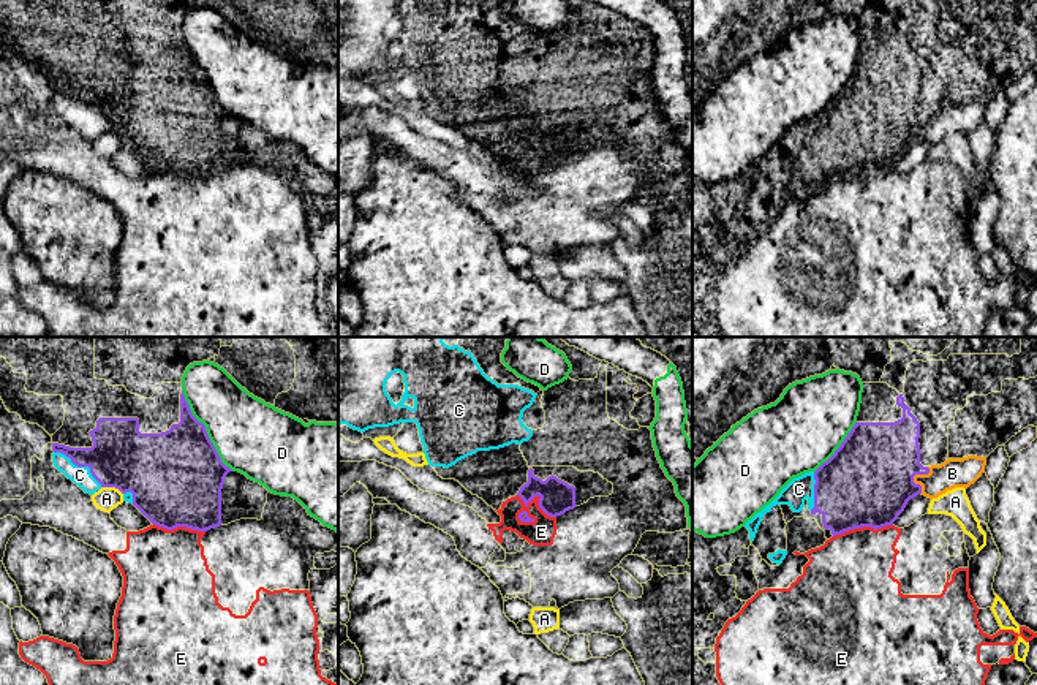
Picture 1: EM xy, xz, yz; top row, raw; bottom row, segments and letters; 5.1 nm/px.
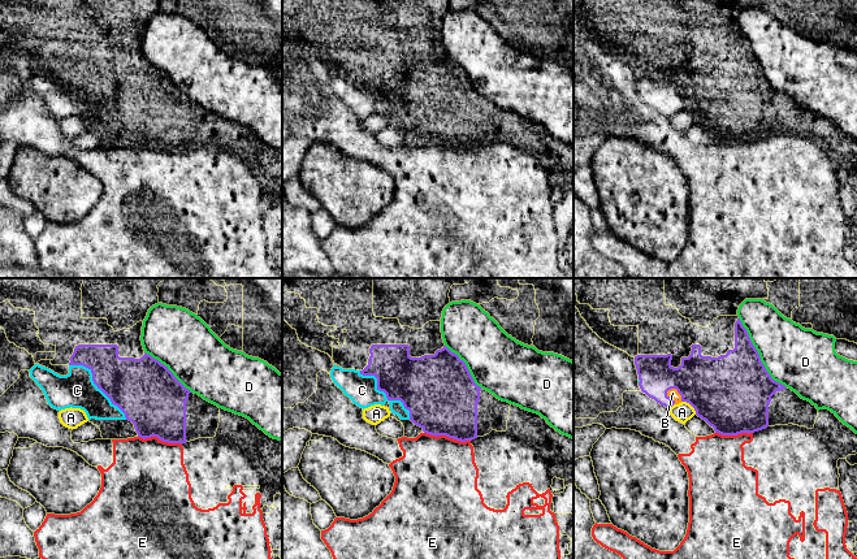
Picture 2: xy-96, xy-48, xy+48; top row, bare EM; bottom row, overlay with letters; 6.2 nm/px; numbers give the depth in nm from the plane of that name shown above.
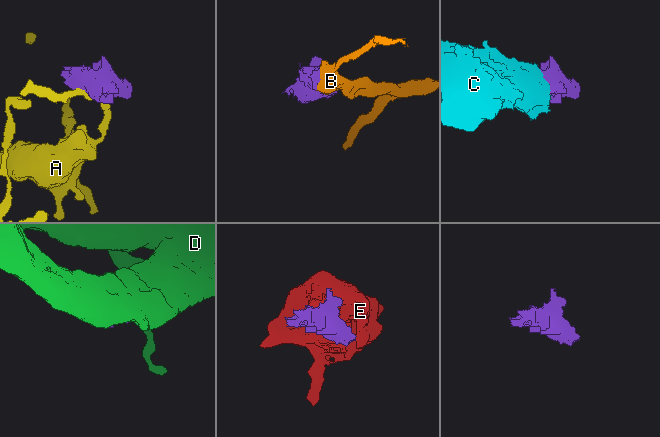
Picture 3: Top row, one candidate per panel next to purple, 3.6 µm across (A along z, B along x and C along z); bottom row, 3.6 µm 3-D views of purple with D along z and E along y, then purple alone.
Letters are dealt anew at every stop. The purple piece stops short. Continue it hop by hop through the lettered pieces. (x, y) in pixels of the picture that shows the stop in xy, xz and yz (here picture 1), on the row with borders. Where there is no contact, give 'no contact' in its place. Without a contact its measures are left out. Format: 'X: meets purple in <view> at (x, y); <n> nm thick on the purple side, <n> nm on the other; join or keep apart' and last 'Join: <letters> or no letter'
A: meets purple in xy at (113, 486); 360 nm thick on the purple side, 120 nm on the other; keep apart
B: meets purple in yz at (914, 475); 460 nm thick on the purple side, 150 nm on the other; join
C: meets purple in xy at (81, 465); 320 nm thick on the purple side, 100 nm on the other; join
D: meets purple in xy at (206, 431); 440 nm thick on the purple side, 380 nm on the other; keep apart
E: meets purple in yz at (862, 526); 460 nm thick on the purple side, 400 nm on the other; keep apart
Join: B, C

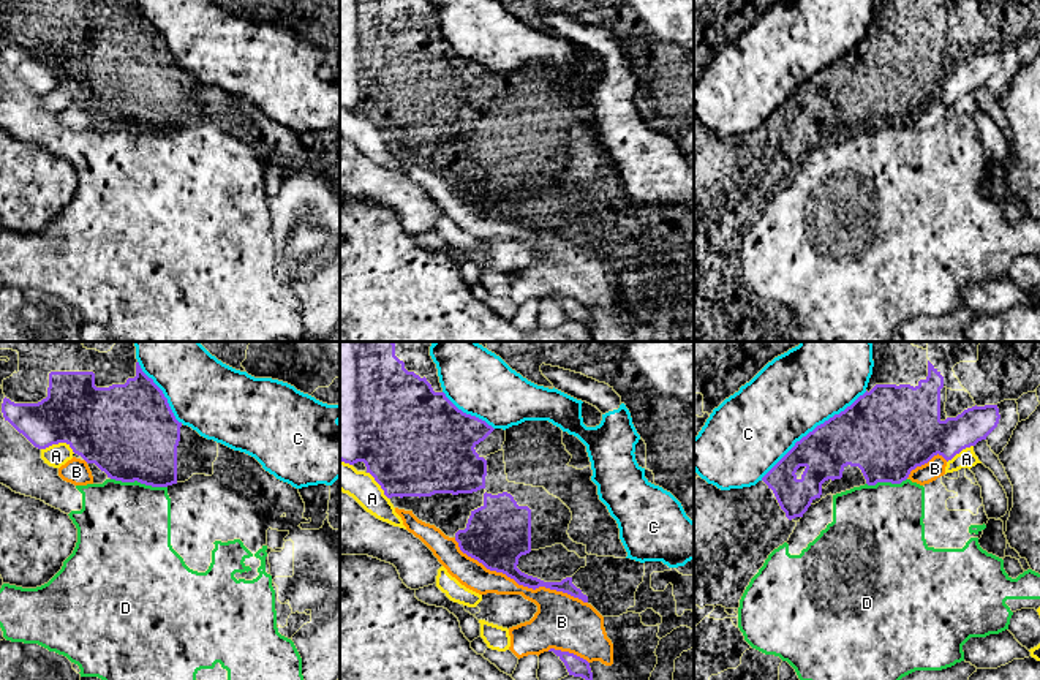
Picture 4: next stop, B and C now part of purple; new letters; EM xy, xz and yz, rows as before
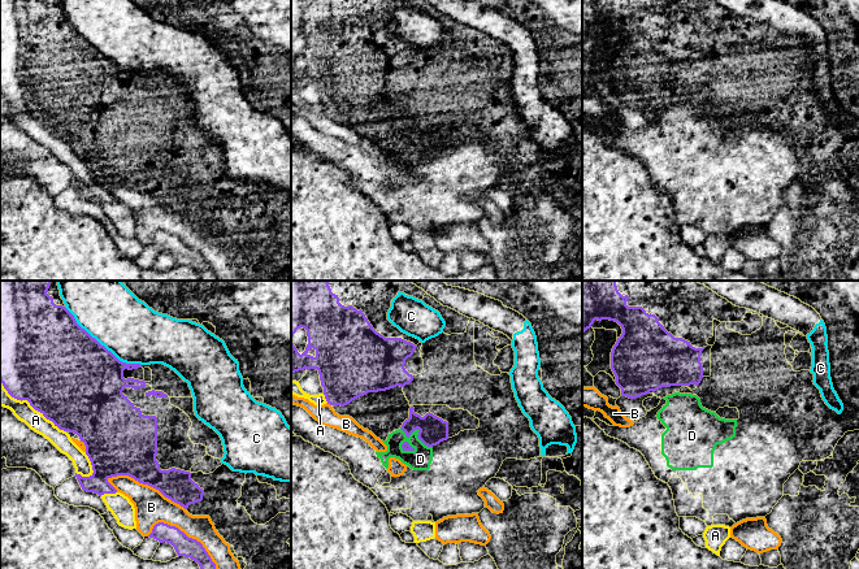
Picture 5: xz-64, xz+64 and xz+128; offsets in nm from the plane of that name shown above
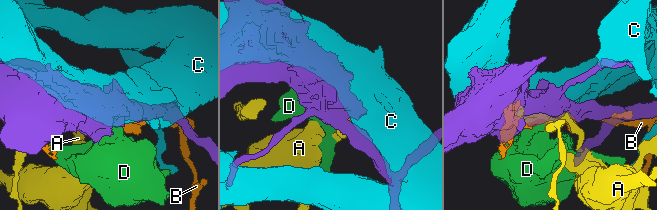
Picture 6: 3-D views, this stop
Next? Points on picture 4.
A: meets purple in xy at (59, 442); 400 nm thick on the purple side, 120 nm on the other; keep apart
B: meets purple in xz at (519, 584); 280 nm thick on the purple side, 220 nm on the other; keep apart
C: meets purple in yz at (814, 429); 320 nm thick on the purple side, 400 nm on the other; keep apart
D: meets purple in xy at (139, 481); 480 nm thick on the purple side, 460 nm on the other; keep apart
Join: no letter

